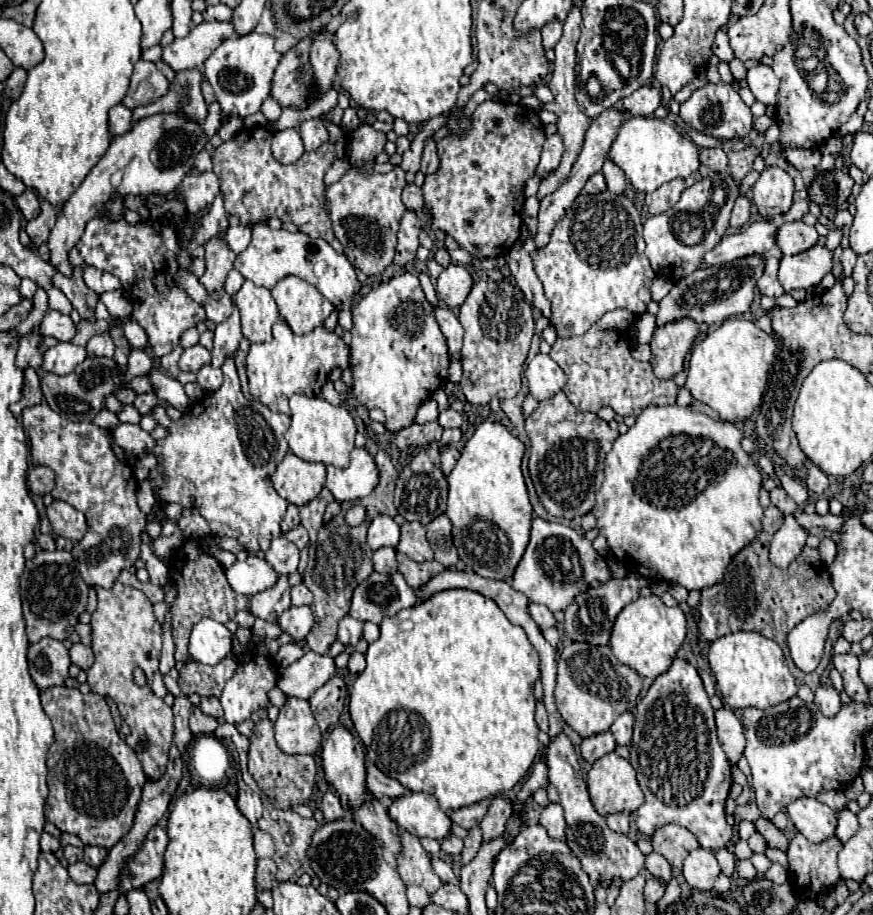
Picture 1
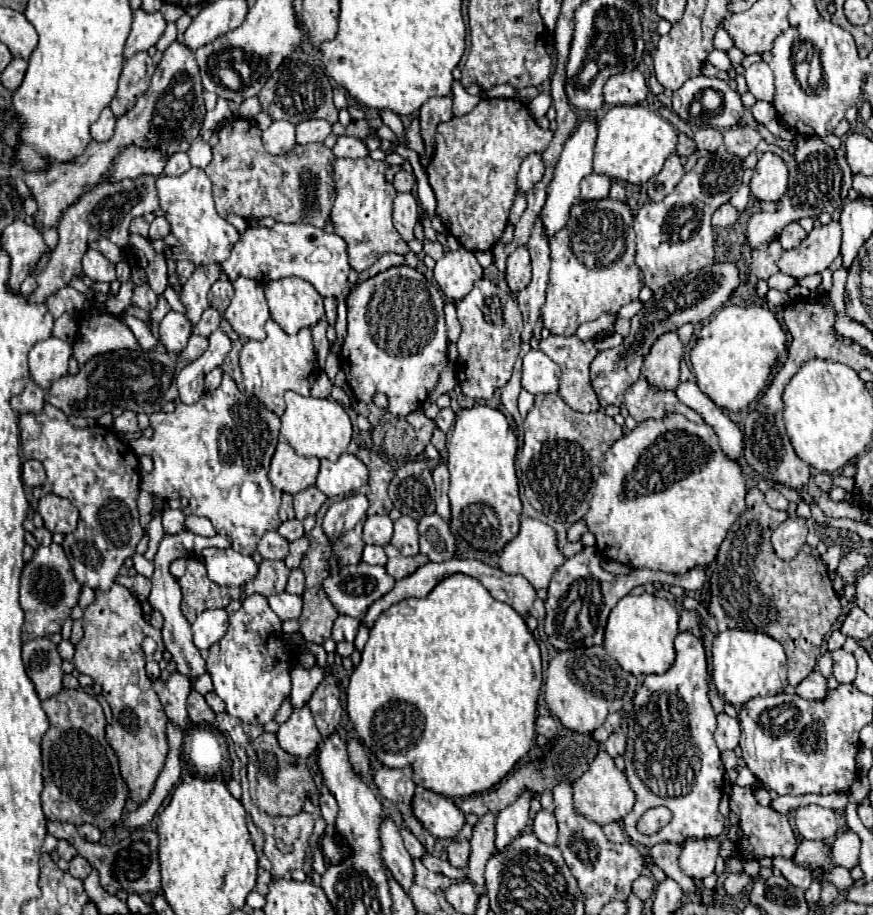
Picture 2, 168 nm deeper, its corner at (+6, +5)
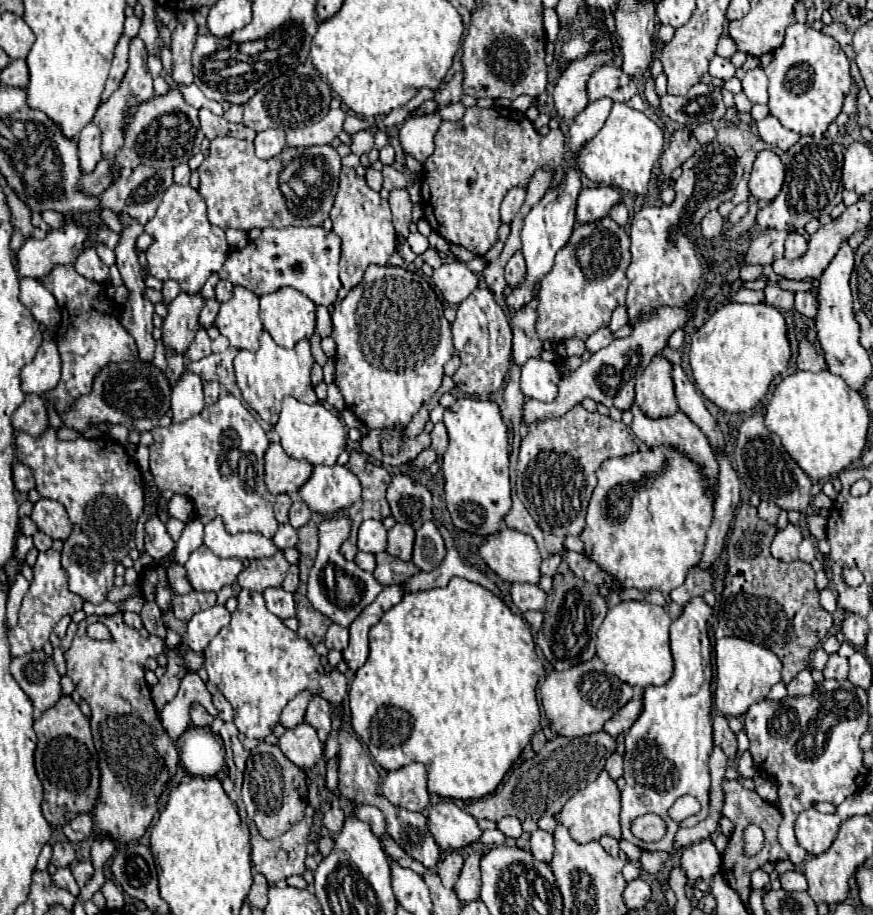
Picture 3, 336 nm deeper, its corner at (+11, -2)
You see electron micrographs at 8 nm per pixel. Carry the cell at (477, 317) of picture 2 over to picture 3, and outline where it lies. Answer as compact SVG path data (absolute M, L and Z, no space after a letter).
M480 285L470 293L466 301L458 305L456 321L452 323L454 347L460 351L460 369L454 373L456 387L470 397L482 397L500 389L506 371L510 369L512 353L512 329L502 307L494 301L494 295L488 287Z

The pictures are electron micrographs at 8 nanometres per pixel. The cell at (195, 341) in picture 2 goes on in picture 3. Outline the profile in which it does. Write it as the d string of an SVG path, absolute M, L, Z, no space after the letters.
M200 329L198 333L196 333L196 339L194 339L194 343L190 345L190 349L188 349L188 359L190 361L198 361L198 359L202 359L202 357L208 357L210 355L210 343L212 343L212 339L208 337L208 333L206 333L206 329Z

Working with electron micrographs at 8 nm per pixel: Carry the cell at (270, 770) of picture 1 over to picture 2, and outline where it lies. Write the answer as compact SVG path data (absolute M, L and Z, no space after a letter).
M249 742L247 756L247 778L253 802L271 816L299 814L303 802L315 794L315 784L307 770L307 760L287 754L277 742Z

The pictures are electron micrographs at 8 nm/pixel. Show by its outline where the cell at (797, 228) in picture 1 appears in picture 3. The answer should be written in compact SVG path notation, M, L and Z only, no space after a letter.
M792 231L792 233L788 235L788 239L786 239L784 257L786 257L786 259L798 259L798 257L802 257L806 251L808 251L808 241L806 241L800 233Z

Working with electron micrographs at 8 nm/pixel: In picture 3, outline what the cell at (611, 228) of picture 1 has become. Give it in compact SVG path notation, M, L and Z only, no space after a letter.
M604 217L598 223L576 225L570 241L556 253L556 261L554 261L552 271L540 283L538 321L536 321L538 337L542 341L552 341L552 343L560 343L570 337L586 341L600 327L608 327L612 311L616 307L624 305L624 299L626 299L626 289L628 289L626 269L628 269L628 265L630 265L630 237L610 217Z

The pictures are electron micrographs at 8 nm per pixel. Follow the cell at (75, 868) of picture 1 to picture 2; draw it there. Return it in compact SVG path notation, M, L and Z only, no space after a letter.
M77 854L77 856L69 862L69 874L71 874L73 878L85 880L89 872L91 872L91 864L89 864L83 856L79 856L79 854Z

